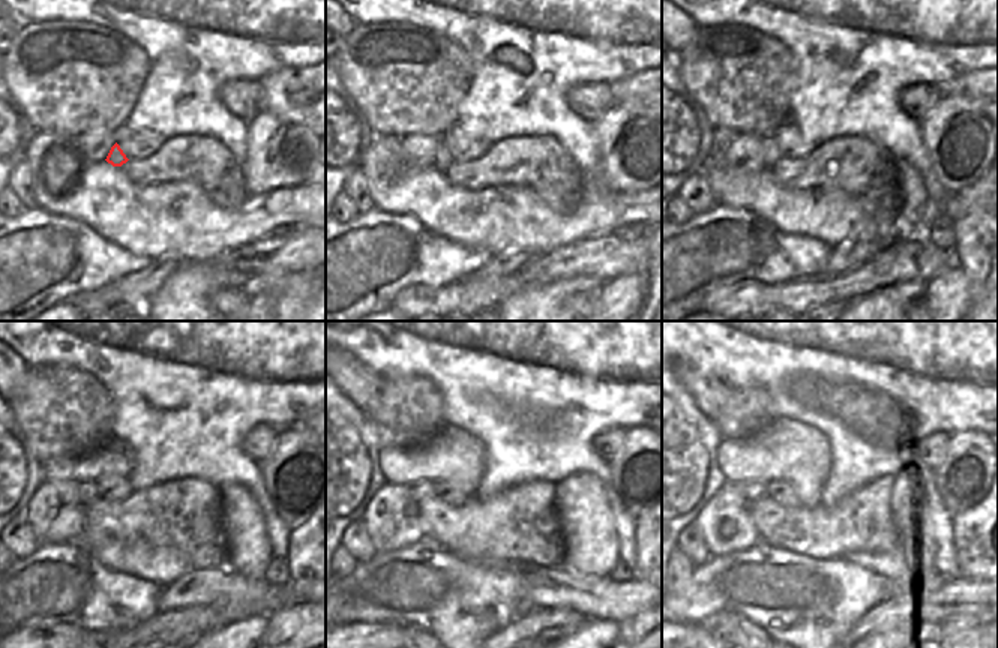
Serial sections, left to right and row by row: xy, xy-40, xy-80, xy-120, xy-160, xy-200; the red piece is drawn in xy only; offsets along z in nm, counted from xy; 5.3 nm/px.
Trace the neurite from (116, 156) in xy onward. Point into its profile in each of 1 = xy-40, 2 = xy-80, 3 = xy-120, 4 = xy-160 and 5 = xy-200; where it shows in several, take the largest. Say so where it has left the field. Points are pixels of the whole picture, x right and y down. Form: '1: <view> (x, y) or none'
1: xy-40 (443, 159)
2: xy-80 (772, 153)
3: xy-120 (87, 489)
4: xy-160 (419, 491)
5: xy-200 (751, 491)

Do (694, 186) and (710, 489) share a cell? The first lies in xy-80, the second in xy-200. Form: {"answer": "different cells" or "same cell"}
{"answer": "different cells"}

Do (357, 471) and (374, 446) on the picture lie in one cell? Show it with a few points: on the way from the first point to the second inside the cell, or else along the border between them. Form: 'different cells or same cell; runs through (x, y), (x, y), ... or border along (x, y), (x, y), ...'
different cells; border along (350, 423), (368, 453), (371, 473)

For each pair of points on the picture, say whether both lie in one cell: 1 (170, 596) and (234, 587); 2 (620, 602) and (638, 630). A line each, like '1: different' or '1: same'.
1: same
2: different

